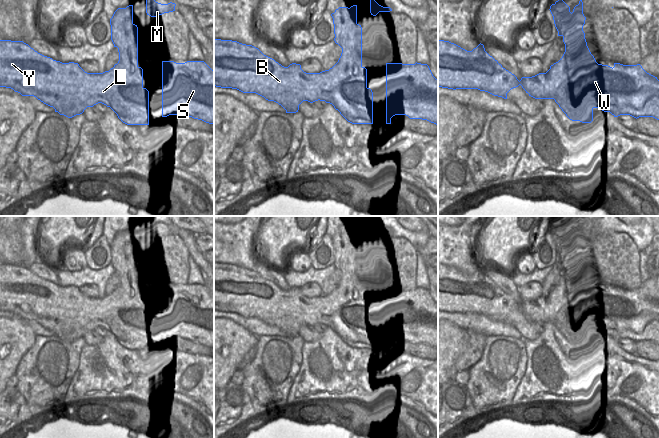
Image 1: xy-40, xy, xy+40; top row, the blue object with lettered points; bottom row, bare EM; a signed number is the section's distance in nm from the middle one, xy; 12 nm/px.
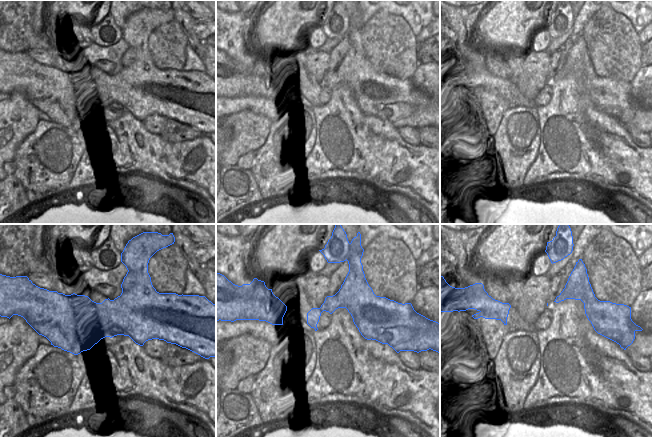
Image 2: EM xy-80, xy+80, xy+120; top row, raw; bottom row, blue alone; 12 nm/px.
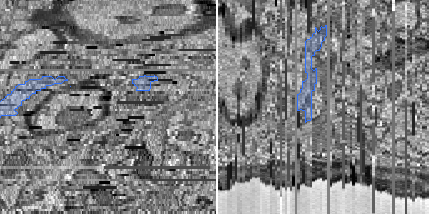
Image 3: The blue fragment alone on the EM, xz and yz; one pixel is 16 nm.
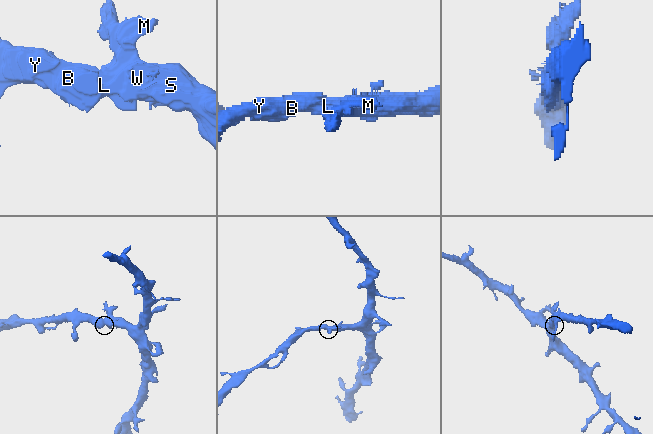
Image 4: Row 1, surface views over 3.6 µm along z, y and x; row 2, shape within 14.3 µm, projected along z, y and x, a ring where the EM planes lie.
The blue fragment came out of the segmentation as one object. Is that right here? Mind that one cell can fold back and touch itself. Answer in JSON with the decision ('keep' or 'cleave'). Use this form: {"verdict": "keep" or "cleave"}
{"verdict": "keep"}

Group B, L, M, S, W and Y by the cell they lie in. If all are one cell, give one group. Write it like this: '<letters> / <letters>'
B L M S W Y

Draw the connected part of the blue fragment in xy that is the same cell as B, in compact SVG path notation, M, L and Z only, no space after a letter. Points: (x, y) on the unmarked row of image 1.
M353 229L350 232L348 231L339 231L335 234L334 237L331 238L333 242L334 248L334 265L342 272L341 280L338 286L329 294L322 295L320 297L306 297L301 293L300 288L292 287L288 291L284 291L274 283L264 279L258 272L252 269L246 269L239 267L237 265L232 264L221 264L214 263L214 310L221 312L232 312L237 313L243 317L256 317L262 321L264 321L268 325L274 325L281 329L286 337L296 337L299 334L299 329L303 325L308 325L313 327L315 325L325 325L326 327L330 327L334 330L336 334L340 336L340 338L350 347L352 348L373 348L373 316L370 312L367 311L367 293L362 290L362 251L357 247L357 229Z

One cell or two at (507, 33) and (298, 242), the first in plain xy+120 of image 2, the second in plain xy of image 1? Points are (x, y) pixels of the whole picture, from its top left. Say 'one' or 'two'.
one

